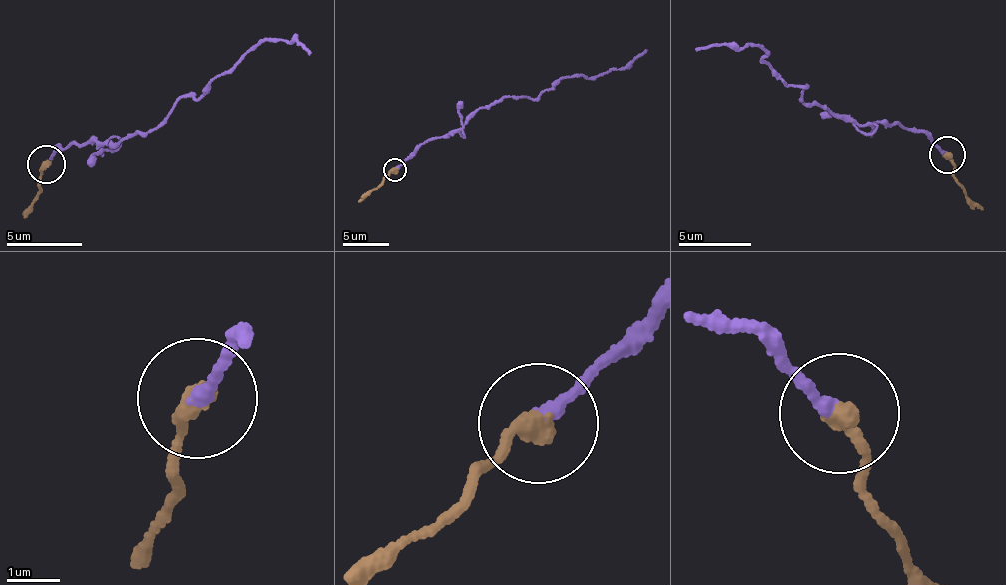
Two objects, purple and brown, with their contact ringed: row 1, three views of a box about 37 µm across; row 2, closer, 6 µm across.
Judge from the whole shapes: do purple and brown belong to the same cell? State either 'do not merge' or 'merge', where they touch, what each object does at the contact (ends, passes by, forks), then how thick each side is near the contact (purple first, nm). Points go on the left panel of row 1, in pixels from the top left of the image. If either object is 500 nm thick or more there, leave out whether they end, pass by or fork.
do not merge | (46, 164) | purple ends | brown ends | 240/400 nm

